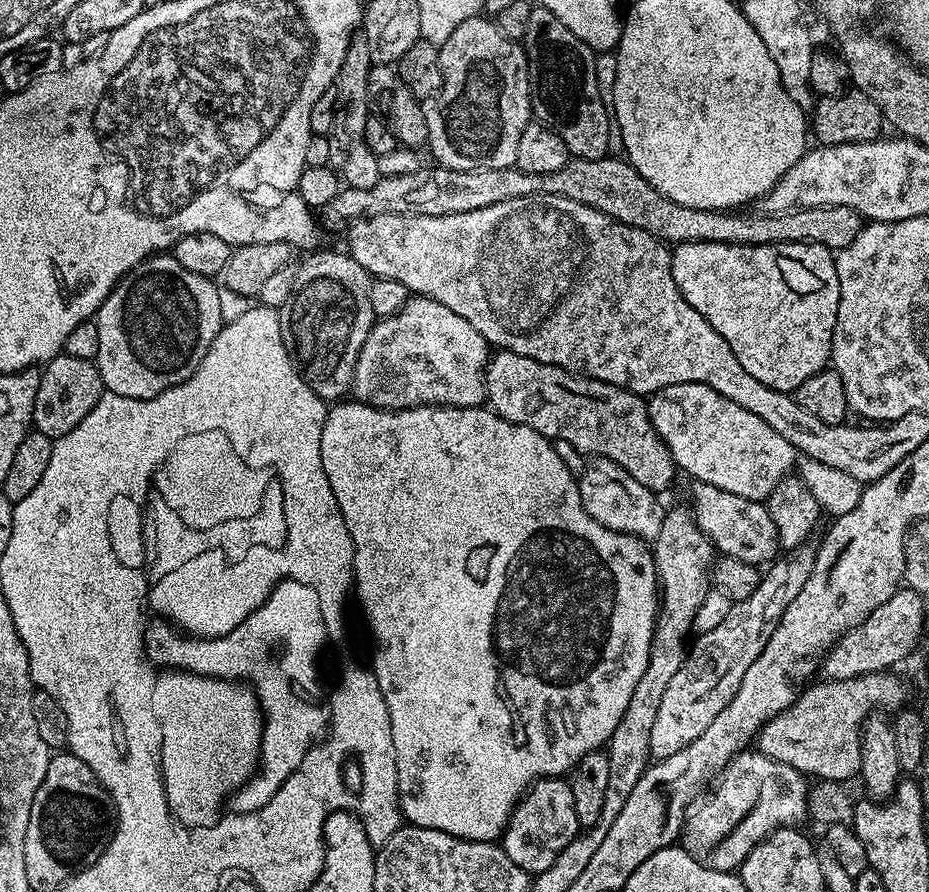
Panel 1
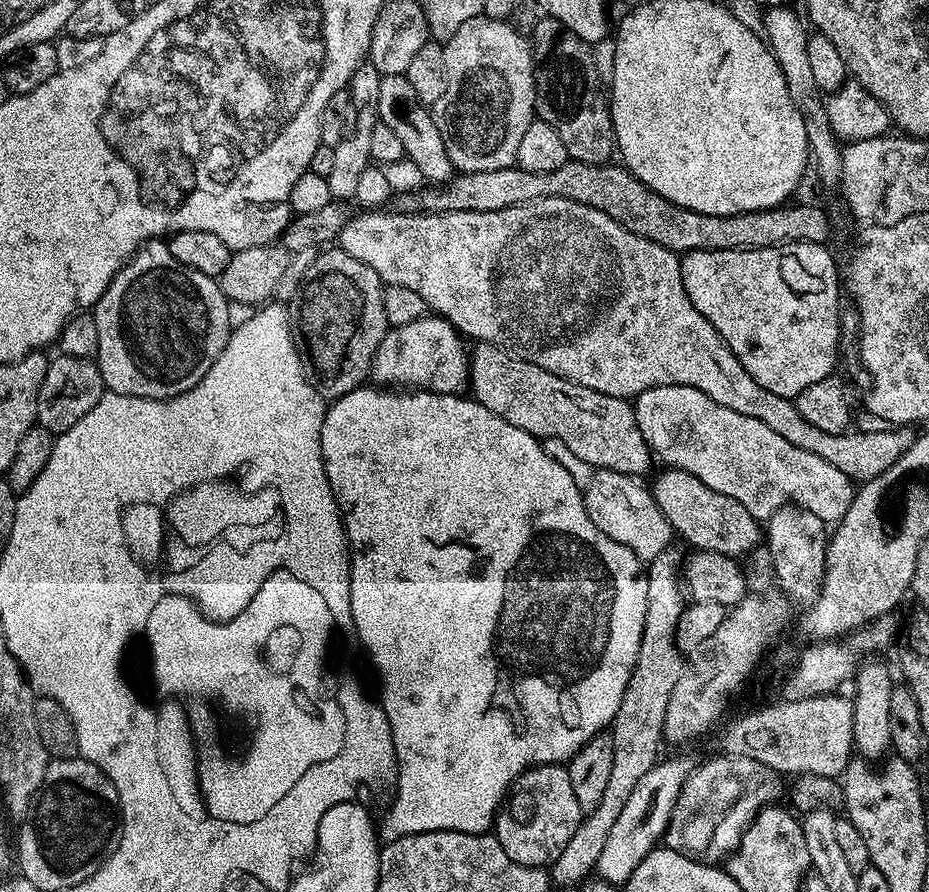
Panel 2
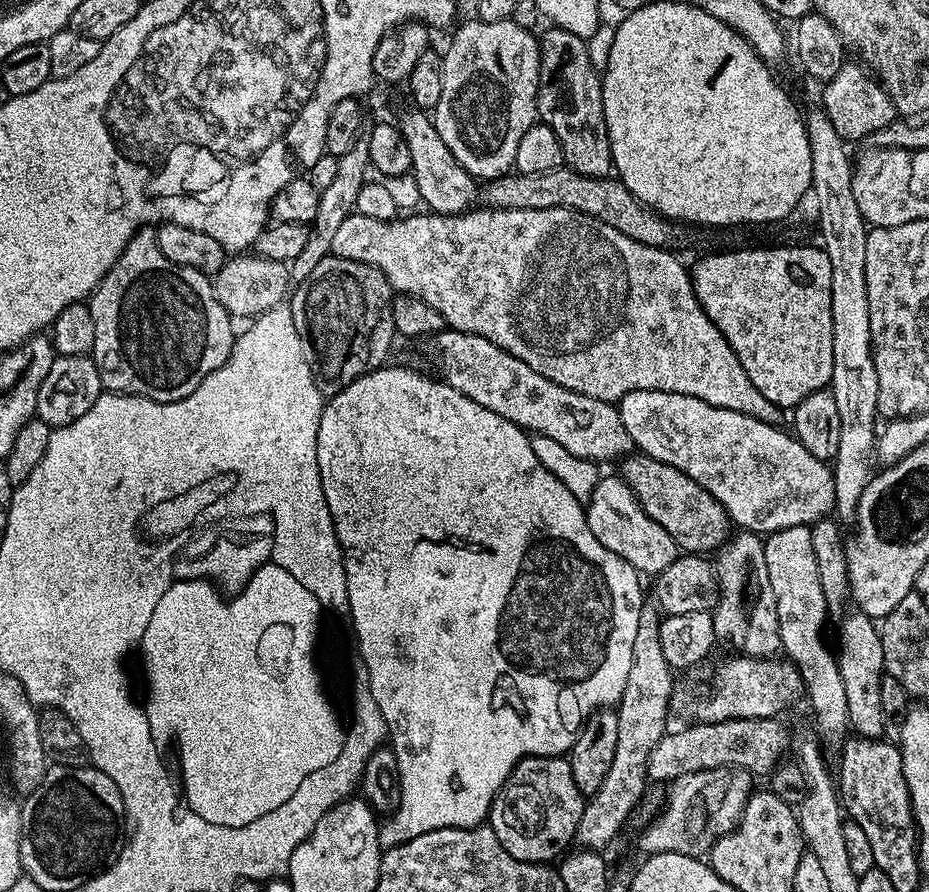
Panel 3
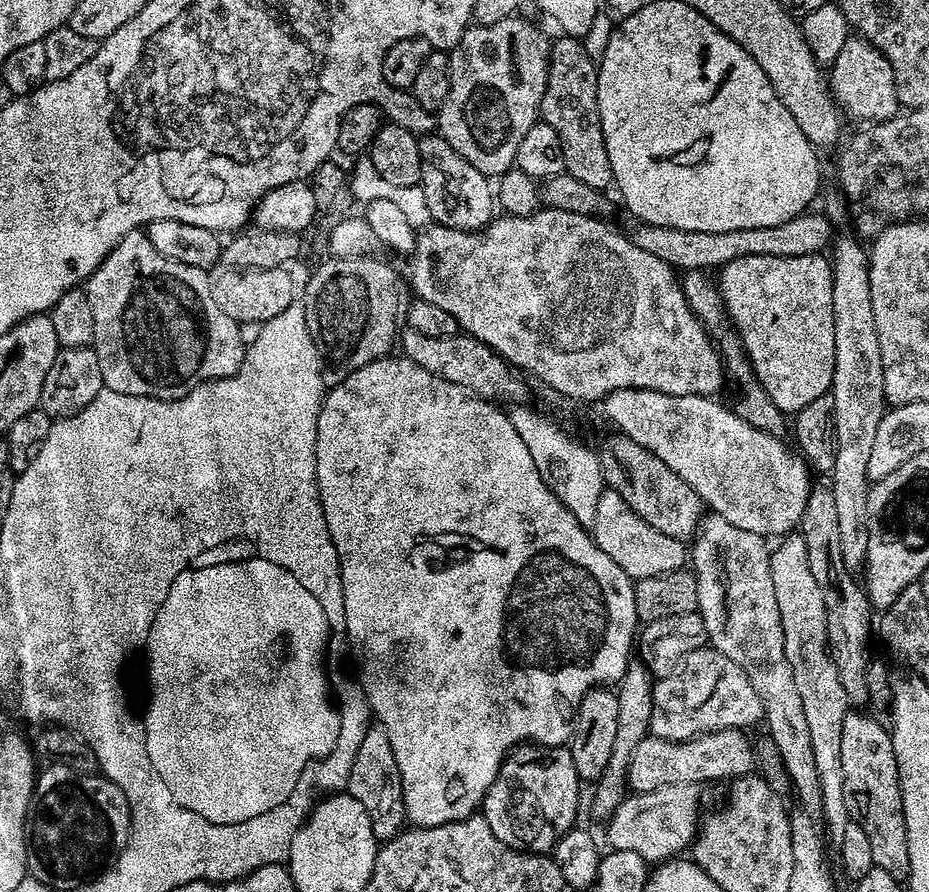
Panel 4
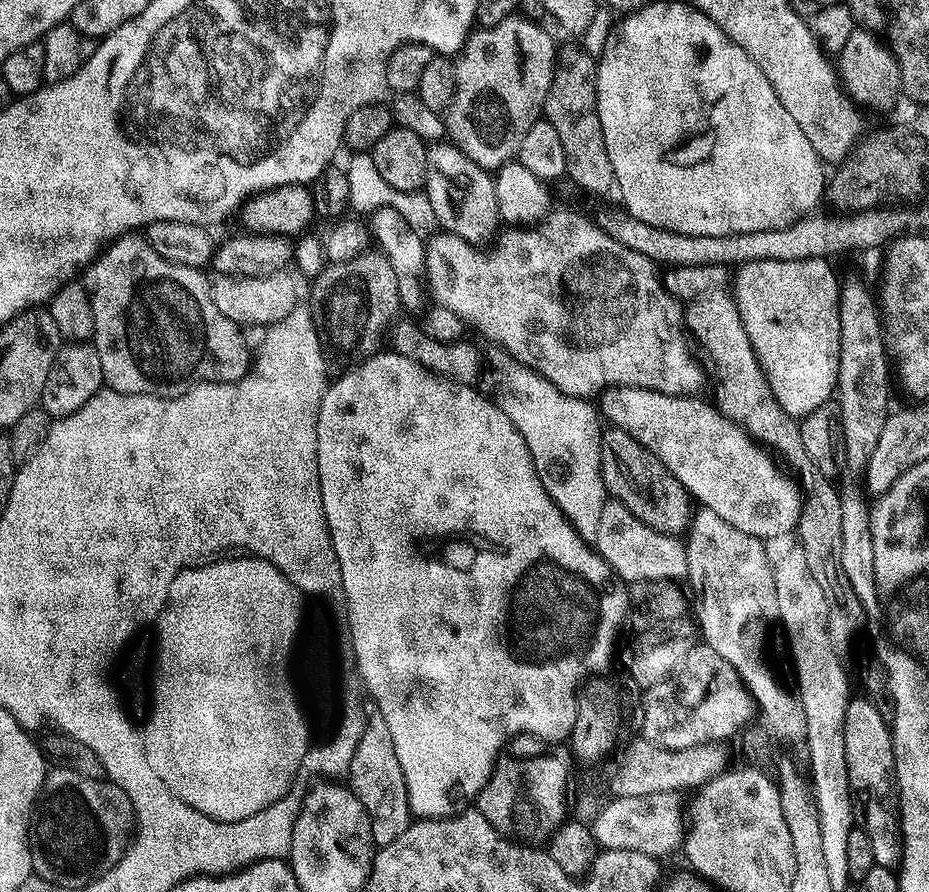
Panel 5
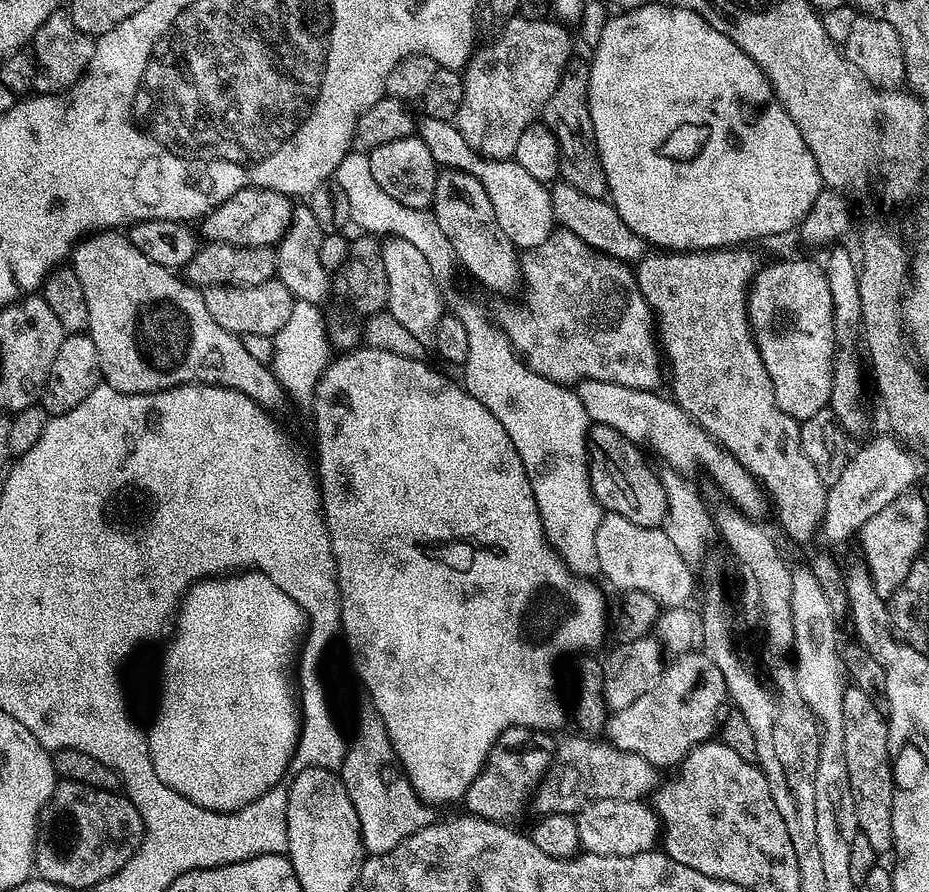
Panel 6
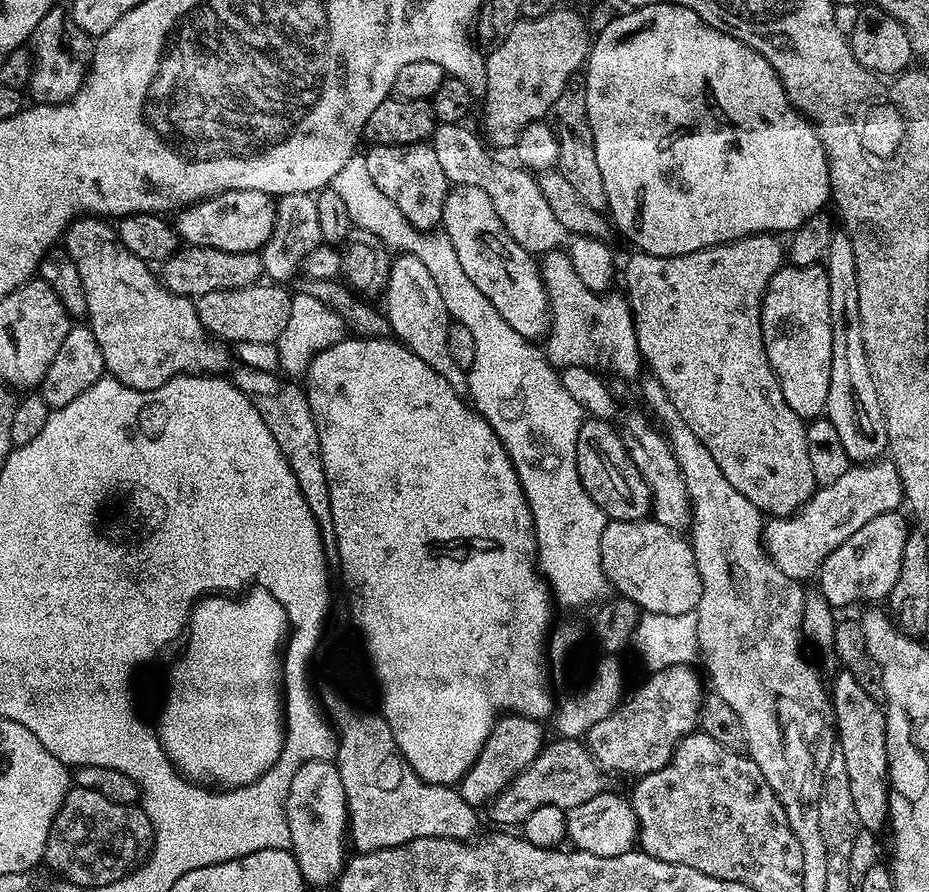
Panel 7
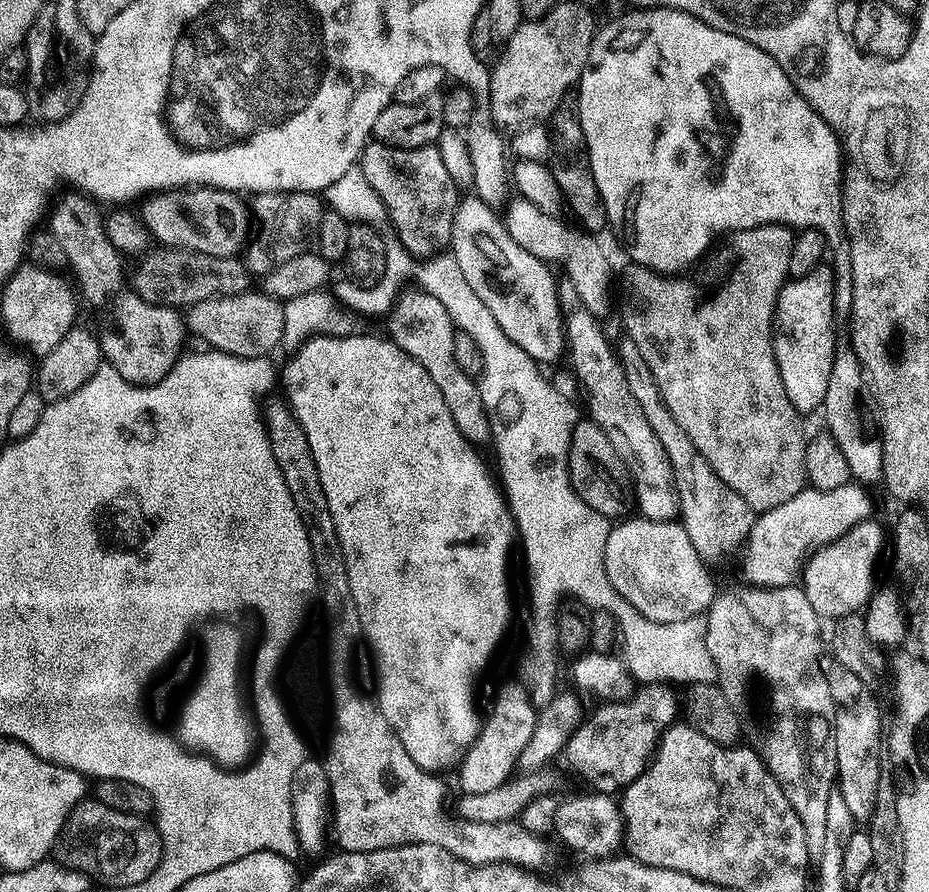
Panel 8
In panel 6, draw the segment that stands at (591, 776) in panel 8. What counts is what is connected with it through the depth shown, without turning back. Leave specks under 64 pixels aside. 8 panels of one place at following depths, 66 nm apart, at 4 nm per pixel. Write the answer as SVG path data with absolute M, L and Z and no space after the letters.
M707 651L682 652L673 660L676 661L673 664L671 661L665 667L664 671L656 677L656 681L646 690L646 694L630 702L626 710L618 710L607 717L607 743L623 752L646 758L646 762L653 764L657 770L662 770L664 766L670 764L679 765L690 749L709 743L718 728L716 711L728 700L728 687L722 676L722 670L718 670L718 666Z

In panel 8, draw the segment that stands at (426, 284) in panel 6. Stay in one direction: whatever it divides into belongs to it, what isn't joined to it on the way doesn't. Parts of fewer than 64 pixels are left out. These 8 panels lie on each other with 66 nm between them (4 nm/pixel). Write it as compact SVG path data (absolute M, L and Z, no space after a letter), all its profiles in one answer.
M423 290L417 292L401 291L397 295L391 312L386 317L387 335L410 358L414 358L426 370L434 384L438 386L446 401L447 409L454 418L455 425L464 437L475 444L482 444L489 439L490 429L479 383L470 375L463 373L454 358L454 334L458 330L452 325L450 314L446 314L446 306L434 298L434 294Z

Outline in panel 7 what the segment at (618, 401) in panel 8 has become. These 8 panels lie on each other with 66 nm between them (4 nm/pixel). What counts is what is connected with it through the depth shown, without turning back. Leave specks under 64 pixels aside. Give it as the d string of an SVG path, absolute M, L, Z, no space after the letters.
M643 411L641 412L625 414L622 435L624 444L628 447L629 458L638 466L642 478L646 478L646 482L650 486L650 494L652 495L651 515L659 524L664 524L670 529L687 529L692 523L692 503L688 497L686 478L682 478L678 458L674 458L672 447L669 446L665 433L660 430L655 432L652 429L653 421Z

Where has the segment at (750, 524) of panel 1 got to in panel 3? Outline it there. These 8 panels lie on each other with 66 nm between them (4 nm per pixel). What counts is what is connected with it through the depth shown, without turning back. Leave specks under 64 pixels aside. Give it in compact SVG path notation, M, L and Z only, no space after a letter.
M643 454L623 457L618 467L620 479L626 482L626 486L630 486L634 498L638 498L646 514L650 514L650 518L654 518L654 522L658 522L658 526L662 526L662 530L666 530L666 534L674 538L677 549L688 554L710 554L729 539L728 511L682 470Z

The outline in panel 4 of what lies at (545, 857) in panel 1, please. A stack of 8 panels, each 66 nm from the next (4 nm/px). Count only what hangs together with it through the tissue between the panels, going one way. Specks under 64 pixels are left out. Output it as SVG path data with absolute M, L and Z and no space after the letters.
M525 742L504 757L500 773L486 790L482 815L494 830L498 842L506 842L519 852L551 853L552 849L577 823L582 781L575 772L574 760L568 746L545 748Z

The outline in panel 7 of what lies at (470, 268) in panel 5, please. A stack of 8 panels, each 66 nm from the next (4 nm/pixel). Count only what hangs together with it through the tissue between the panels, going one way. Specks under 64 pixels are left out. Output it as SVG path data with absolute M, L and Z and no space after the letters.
M564 251L545 253L539 265L544 288L548 291L550 309L550 327L542 344L548 363L557 370L568 367L592 368L600 363L624 380L634 379L640 368L642 372L640 346L627 295L619 291L616 293L615 290L603 294L592 292L575 273L574 266Z

